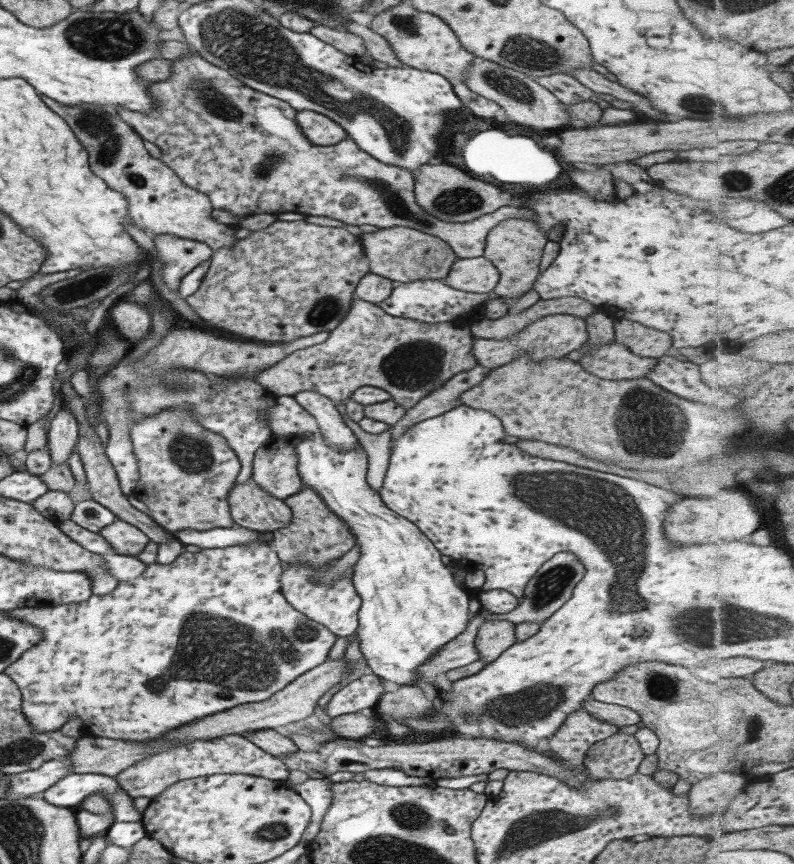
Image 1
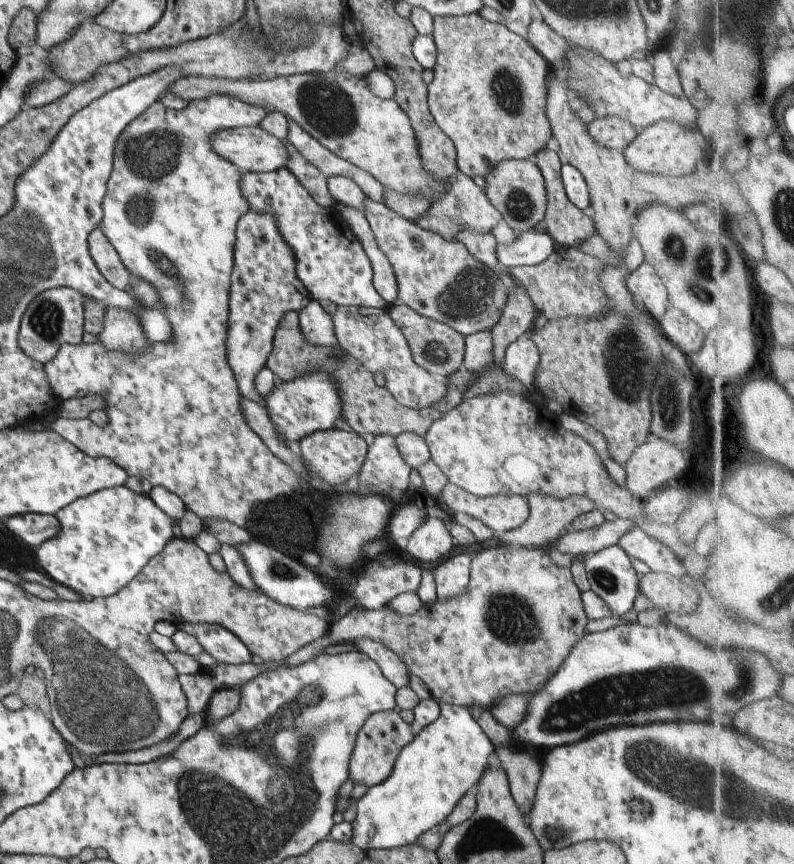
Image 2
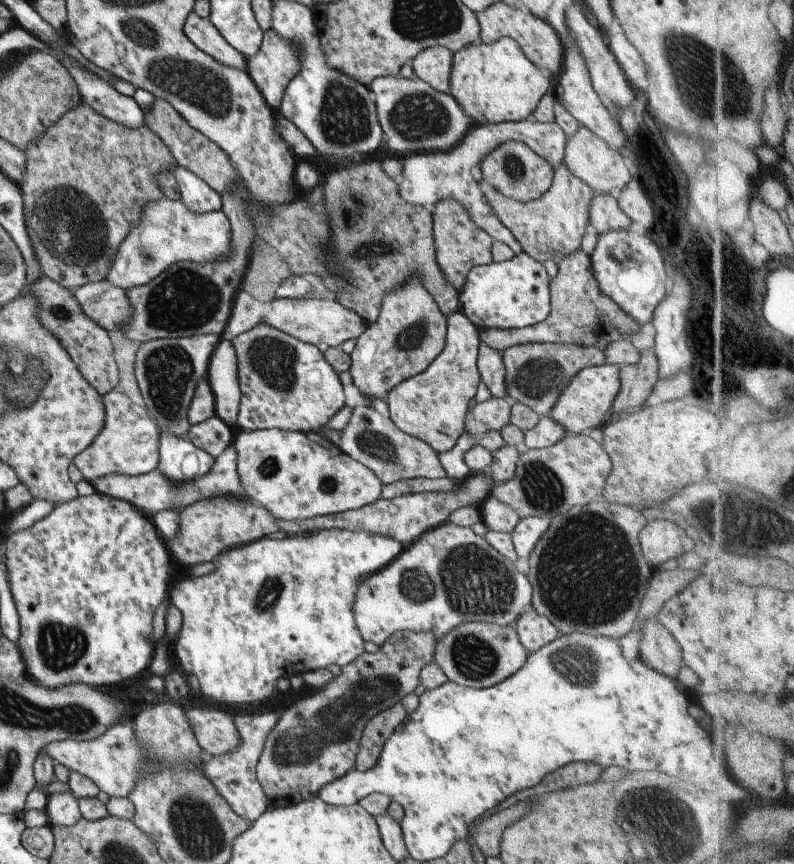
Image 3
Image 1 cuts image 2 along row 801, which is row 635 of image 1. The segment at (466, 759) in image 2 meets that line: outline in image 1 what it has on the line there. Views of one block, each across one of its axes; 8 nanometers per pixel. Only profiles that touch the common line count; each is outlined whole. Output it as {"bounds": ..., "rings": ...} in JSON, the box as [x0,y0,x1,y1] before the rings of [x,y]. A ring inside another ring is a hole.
{"bounds":[265,395,471,686],"rings":[[[275,395],[273,406],[265,408],[265,421],[271,436],[297,437],[294,446],[297,475],[301,477],[301,484],[315,490],[329,510],[347,523],[355,537],[355,544],[359,546],[359,560],[351,568],[351,583],[360,599],[358,626],[354,635],[365,658],[367,671],[399,686],[419,686],[421,683],[417,683],[417,666],[463,633],[471,621],[466,590],[454,582],[449,570],[441,564],[441,556],[437,550],[433,550],[433,544],[421,532],[417,534],[417,528],[409,520],[387,509],[379,500],[379,492],[369,488],[365,482],[367,456],[361,446],[353,450],[337,450],[331,444],[325,444],[321,440],[315,418],[305,412],[291,396]]]}

